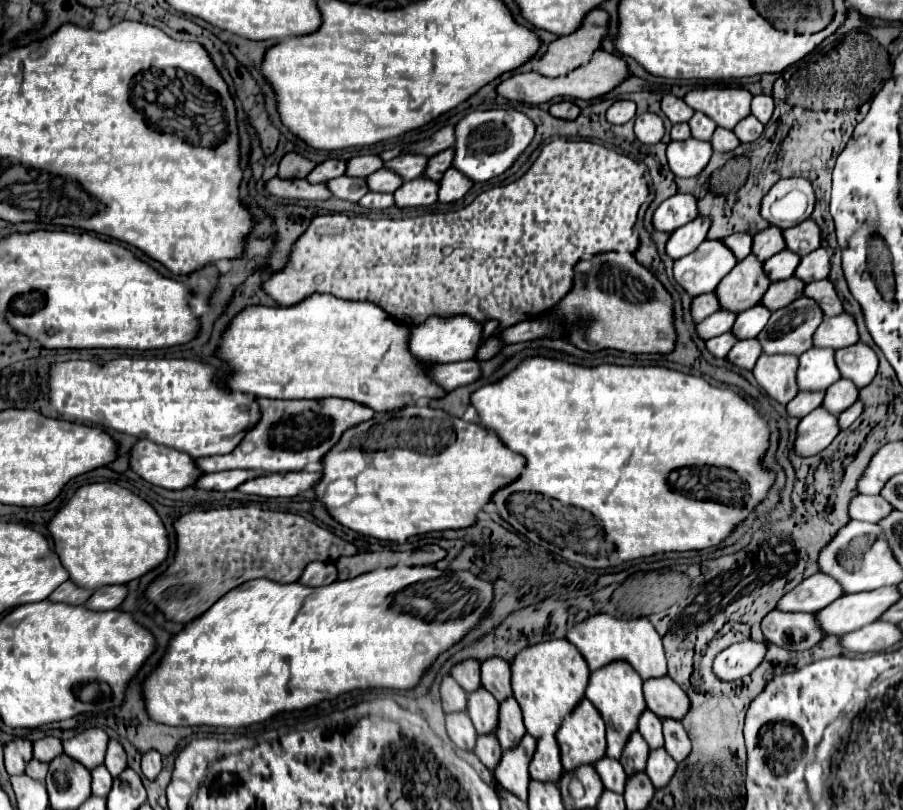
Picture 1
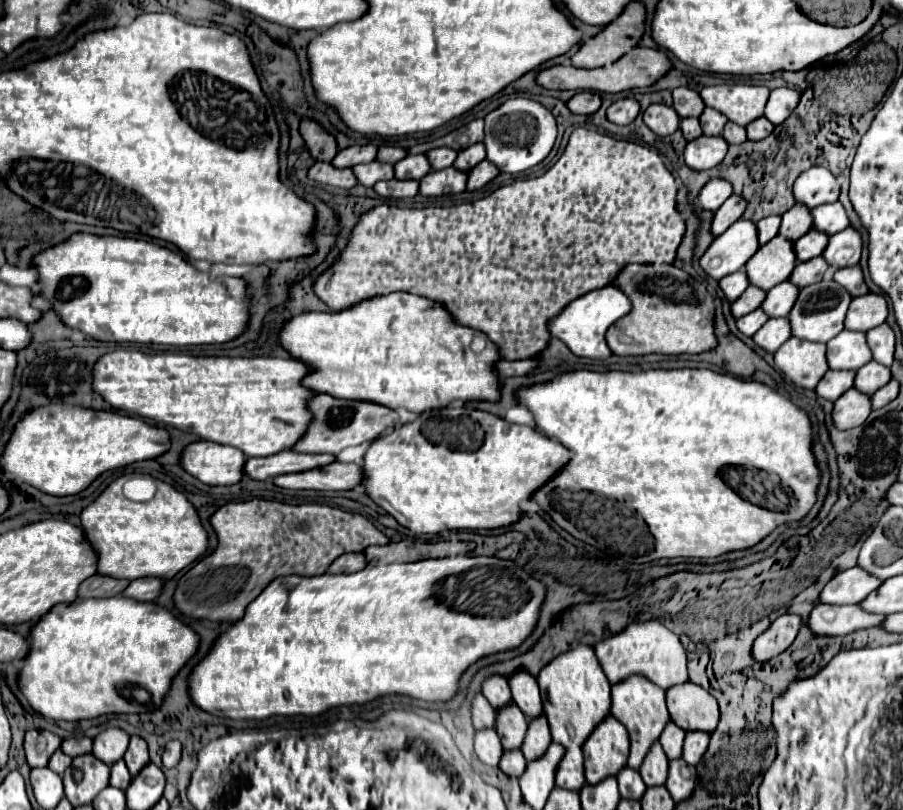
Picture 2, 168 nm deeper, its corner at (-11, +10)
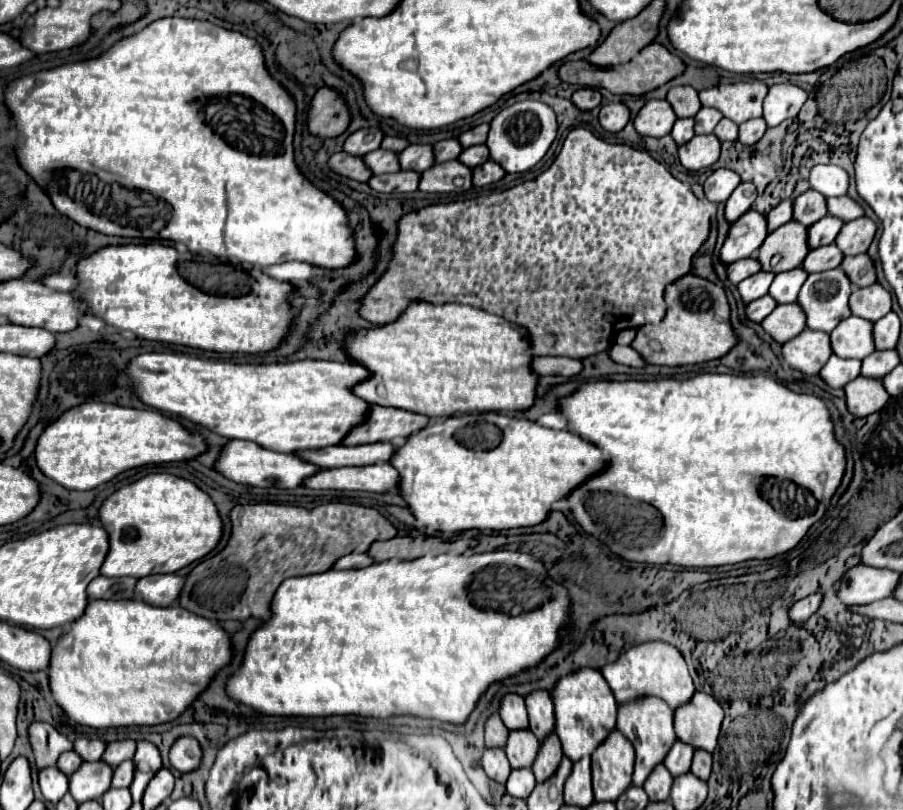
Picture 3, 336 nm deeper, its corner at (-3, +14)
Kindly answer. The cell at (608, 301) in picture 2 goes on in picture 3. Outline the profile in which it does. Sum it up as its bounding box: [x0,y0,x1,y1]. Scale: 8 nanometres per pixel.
[609,345,645,367]

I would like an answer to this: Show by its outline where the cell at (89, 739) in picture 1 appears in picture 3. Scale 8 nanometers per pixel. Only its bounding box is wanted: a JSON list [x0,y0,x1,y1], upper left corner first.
[103,739,135,767]

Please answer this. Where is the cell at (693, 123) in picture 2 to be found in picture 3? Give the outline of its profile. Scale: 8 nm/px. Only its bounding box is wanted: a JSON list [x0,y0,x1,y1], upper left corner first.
[671,119,695,145]

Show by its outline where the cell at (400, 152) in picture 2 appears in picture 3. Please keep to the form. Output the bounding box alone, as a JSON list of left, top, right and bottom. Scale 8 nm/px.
[381,137,409,153]

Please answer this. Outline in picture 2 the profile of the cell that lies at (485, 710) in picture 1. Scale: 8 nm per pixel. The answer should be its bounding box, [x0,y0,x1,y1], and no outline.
[497,703,527,749]

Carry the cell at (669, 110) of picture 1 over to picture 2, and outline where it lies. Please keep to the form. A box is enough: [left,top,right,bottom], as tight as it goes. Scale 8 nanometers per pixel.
[673,87,705,117]

